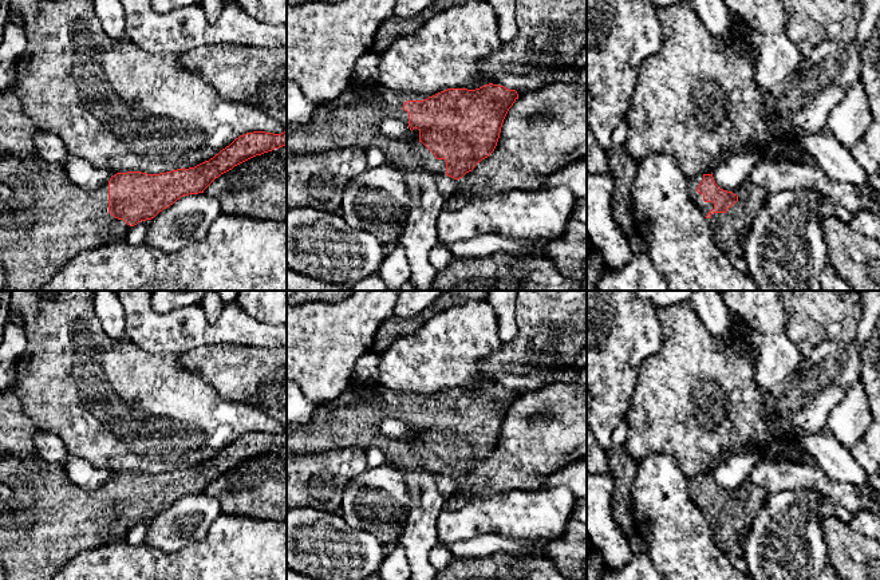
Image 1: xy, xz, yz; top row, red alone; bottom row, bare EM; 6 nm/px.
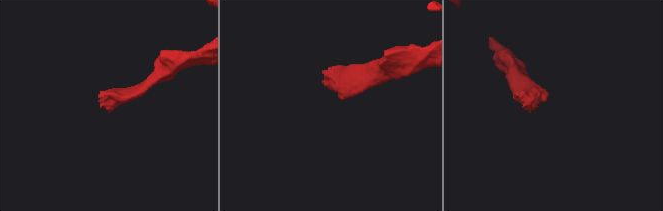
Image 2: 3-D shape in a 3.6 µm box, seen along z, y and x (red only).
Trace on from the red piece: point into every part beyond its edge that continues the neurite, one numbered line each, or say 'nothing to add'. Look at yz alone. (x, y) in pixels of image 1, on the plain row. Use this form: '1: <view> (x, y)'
1: yz (697, 497)

